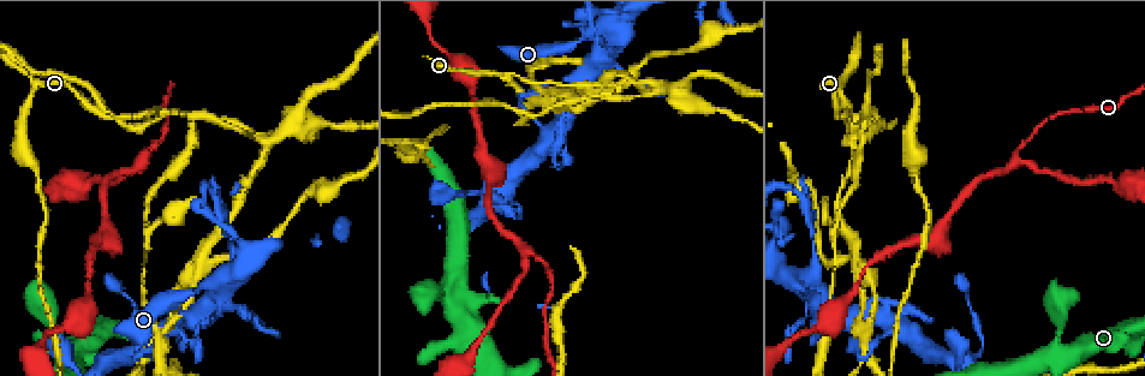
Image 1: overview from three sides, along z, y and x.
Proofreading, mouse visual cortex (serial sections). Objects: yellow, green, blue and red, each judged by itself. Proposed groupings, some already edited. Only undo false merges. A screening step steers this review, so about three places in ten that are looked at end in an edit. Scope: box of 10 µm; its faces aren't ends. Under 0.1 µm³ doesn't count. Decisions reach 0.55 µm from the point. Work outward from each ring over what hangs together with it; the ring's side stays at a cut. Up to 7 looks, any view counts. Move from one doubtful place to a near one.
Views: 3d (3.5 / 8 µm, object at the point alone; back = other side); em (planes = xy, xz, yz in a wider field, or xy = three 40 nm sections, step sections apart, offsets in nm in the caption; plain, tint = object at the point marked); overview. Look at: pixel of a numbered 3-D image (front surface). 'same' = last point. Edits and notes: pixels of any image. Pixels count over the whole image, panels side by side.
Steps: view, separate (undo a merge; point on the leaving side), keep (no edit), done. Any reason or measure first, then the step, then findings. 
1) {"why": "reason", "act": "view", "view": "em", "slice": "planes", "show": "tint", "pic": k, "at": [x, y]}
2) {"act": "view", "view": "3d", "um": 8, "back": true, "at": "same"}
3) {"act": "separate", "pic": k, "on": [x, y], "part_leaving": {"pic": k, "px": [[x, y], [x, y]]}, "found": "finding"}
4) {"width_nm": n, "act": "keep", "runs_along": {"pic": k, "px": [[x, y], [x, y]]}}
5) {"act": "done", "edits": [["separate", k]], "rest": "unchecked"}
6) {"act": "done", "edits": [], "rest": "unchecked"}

{"why": "thin neck", "act": "view", "view": "em", "slice": "xy", "step": 1, "show": "tint", "pic": 1, "at": [215, 287]}

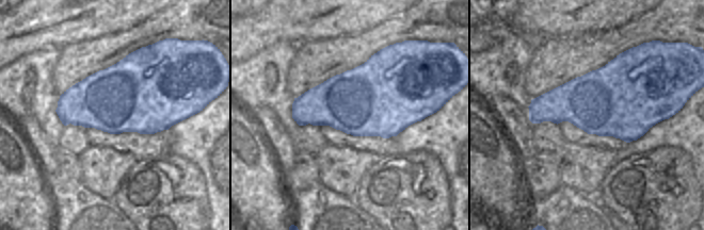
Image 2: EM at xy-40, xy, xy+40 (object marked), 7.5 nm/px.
{"why": "wider look", "act": "view", "view": "3d", "um": 3.5, "at": "same"}

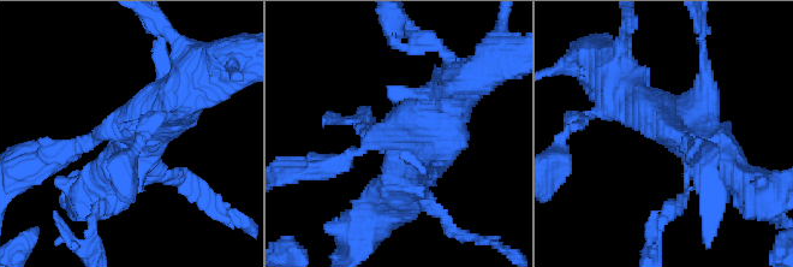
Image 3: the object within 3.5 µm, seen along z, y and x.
{"act": "keep", "runs_along": {"pic": 3, "px": [[332, 167], [399, 136], [413, 170], [387, 191]]}, "found": "all the same cell"}

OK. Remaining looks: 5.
{"why": "three-way junction", "act": "view", "view": "3d", "um": 8, "pic": 1, "at": [140, 163]}

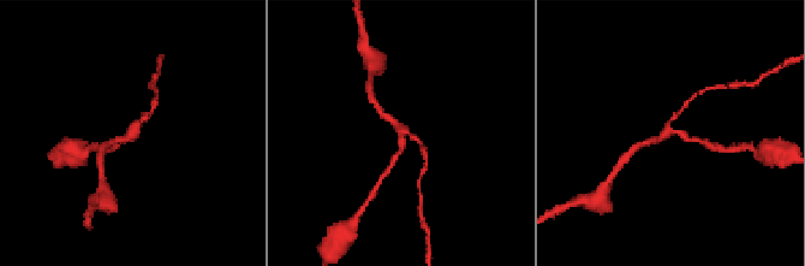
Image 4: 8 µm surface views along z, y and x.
{"arms": 3, "arm_widths_nm": [150, 200, 200], "why": "shape alone is not enough", "act": "view", "view": "em", "slice": "xy", "step": 1, "show": "tint", "at": "same"}

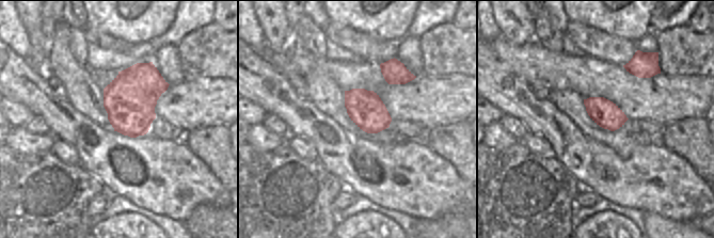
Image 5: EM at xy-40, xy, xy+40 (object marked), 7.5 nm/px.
{"act": "keep", "runs_along": {"pic": 4, "px": [[422, 147], [379, 108]]}, "found": "all the same cell"}

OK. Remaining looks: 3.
{"why": "two arms at a narrow angle", "act": "view", "view": "em", "slice": "xy", "step": 2, "show": "tint", "pic": 1, "at": [850, 143]}

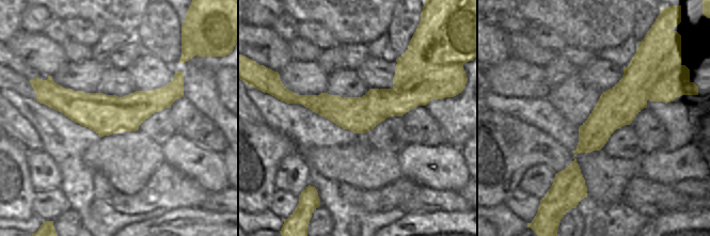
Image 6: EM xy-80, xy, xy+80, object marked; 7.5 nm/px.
{"act": "view", "view": "3d", "um": 3.5, "back": true, "at": "same"}

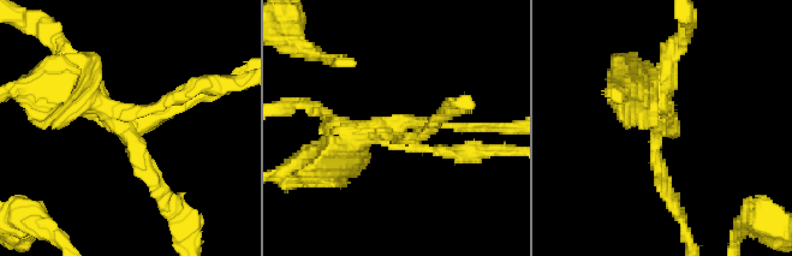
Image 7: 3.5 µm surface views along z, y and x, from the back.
{"arm_widths_nm": [150, 150, 200, 300], "act": "separate", "pic": 7, "on": [76, 103], "part_leaving": {"pic": 7, "px": [[127, 131], [179, 227]]}, "found": "a second cell is stuck on"}

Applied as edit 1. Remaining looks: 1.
{"act": "done", "edits": [["separate", 7]], "rest": "unchecked"}

